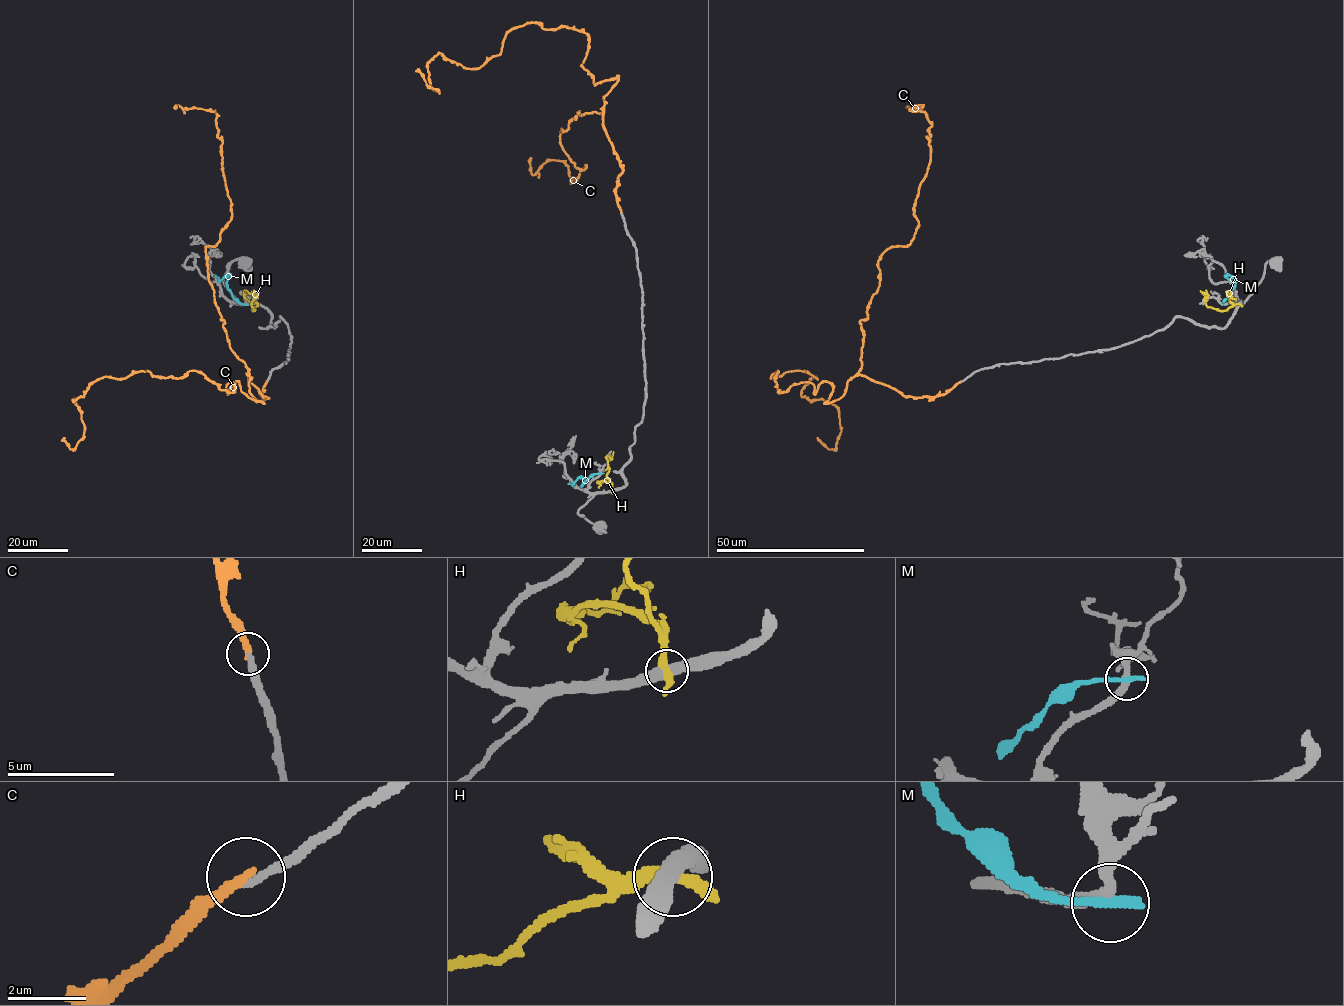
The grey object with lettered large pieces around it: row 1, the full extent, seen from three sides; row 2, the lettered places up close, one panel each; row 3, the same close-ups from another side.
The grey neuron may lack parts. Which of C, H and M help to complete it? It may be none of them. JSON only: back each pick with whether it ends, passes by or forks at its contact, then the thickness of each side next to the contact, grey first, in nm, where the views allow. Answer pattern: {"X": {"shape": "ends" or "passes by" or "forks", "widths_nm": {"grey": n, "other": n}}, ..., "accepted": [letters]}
{"accepted": []}

